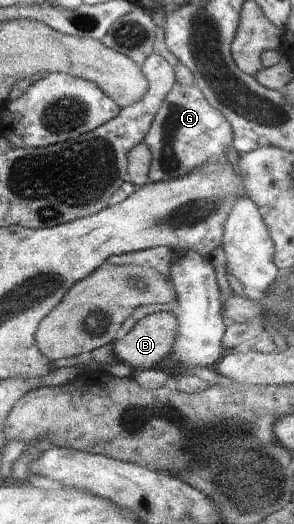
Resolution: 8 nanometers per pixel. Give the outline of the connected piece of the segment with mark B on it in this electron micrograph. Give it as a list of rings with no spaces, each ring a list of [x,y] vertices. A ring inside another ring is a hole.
[[[156,312],[134,323],[130,331],[120,332],[113,342],[117,361],[134,370],[158,367],[171,353],[171,343],[178,327],[172,312]]]

